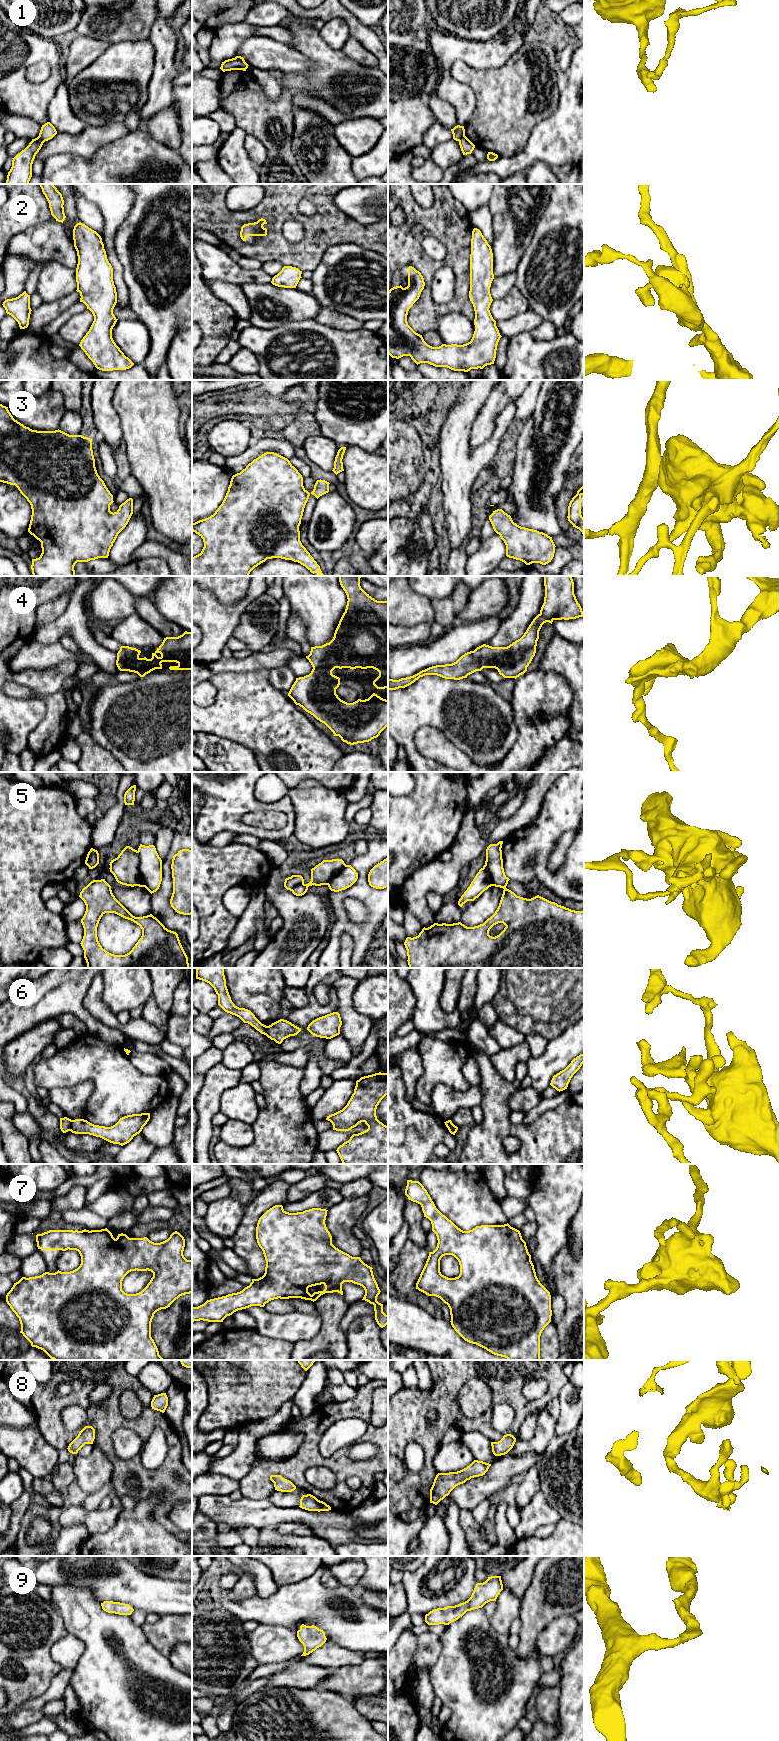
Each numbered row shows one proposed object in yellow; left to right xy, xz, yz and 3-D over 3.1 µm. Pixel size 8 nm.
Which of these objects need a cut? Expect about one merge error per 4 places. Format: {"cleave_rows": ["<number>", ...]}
{"cleave_rows": ["1", "5", "6"]}

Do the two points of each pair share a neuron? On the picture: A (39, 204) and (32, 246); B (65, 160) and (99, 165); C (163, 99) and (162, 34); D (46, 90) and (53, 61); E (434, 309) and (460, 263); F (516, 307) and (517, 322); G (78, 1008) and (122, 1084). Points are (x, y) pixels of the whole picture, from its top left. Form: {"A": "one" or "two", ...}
{"A": "two", "B": "one", "C": "one", "D": "one", "E": "one", "F": "two", "G": "two"}

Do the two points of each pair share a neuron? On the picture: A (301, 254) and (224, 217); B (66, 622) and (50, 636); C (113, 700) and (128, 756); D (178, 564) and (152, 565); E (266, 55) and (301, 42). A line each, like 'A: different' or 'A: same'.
A: same
B: same
C: same
D: different
E: different

